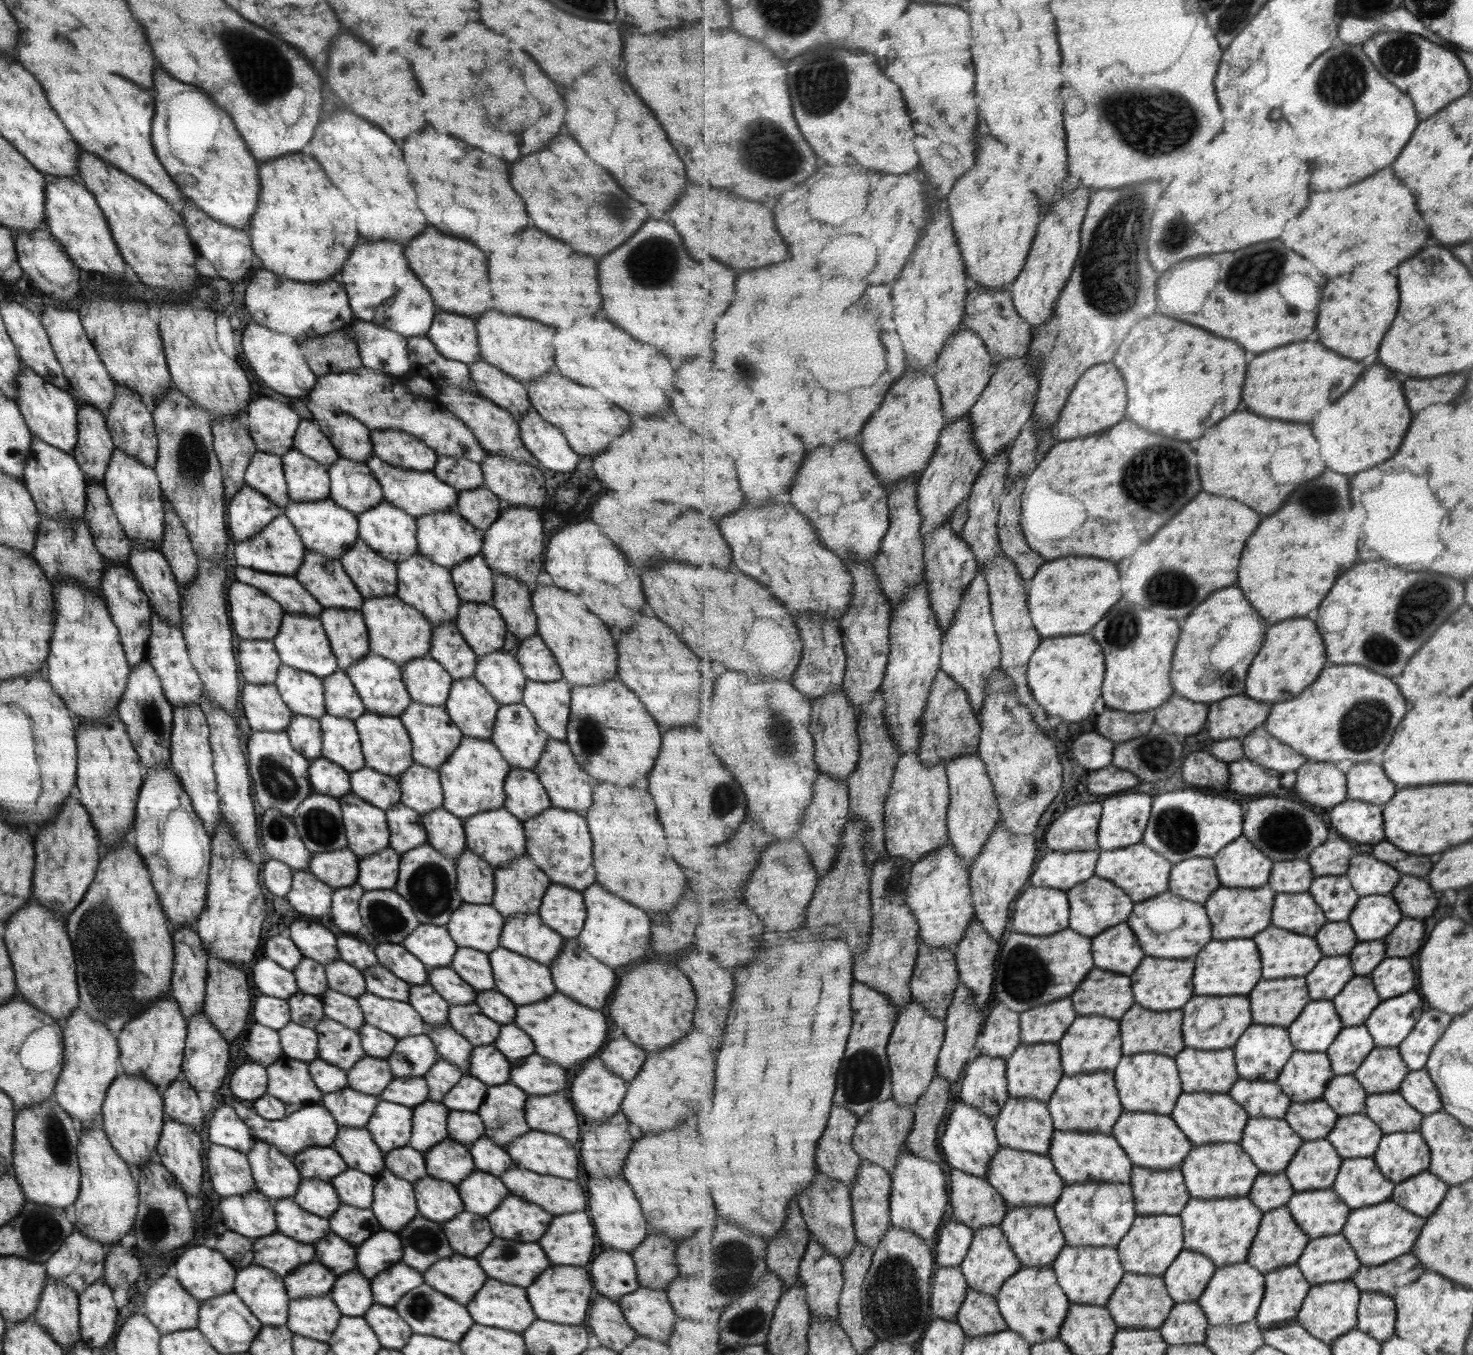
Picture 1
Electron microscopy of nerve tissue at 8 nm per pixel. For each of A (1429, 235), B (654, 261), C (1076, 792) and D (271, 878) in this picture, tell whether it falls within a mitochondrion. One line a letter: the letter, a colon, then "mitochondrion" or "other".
A: other
B: mitochondrion
C: other
D: other

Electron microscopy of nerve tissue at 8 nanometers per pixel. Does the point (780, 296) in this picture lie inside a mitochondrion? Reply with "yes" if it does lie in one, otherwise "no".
no

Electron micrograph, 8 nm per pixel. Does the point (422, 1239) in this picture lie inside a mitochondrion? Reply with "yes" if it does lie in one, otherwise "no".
yes

